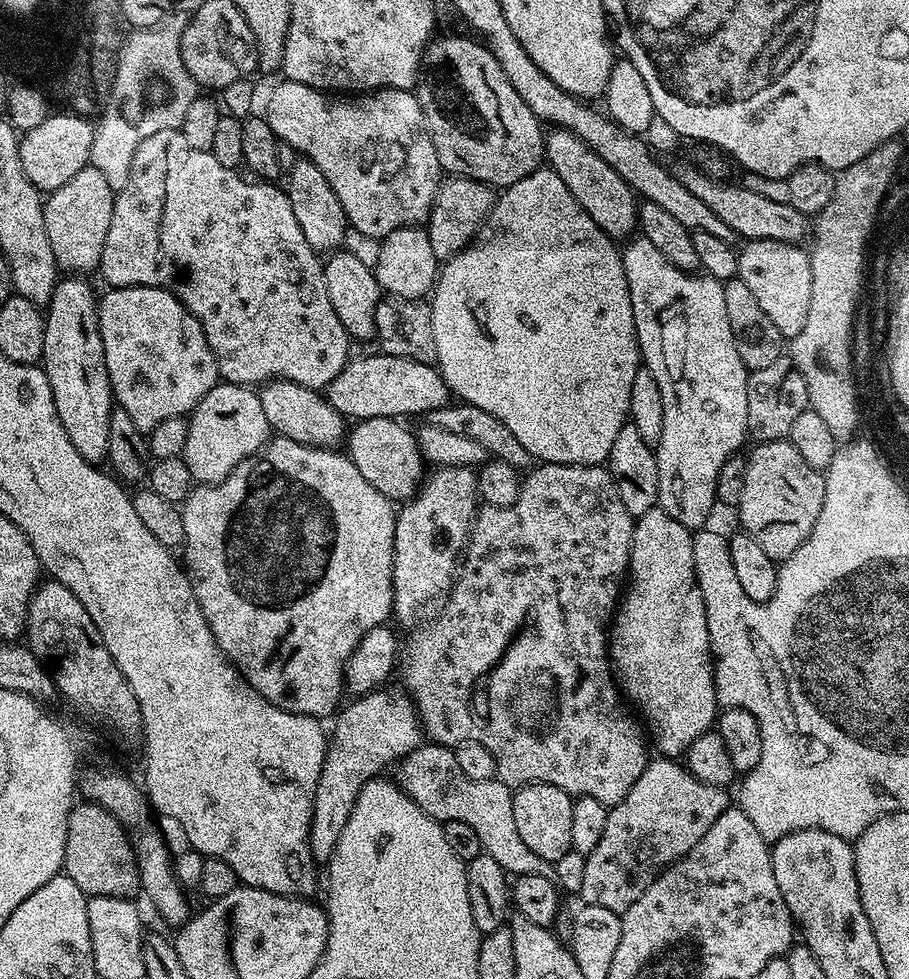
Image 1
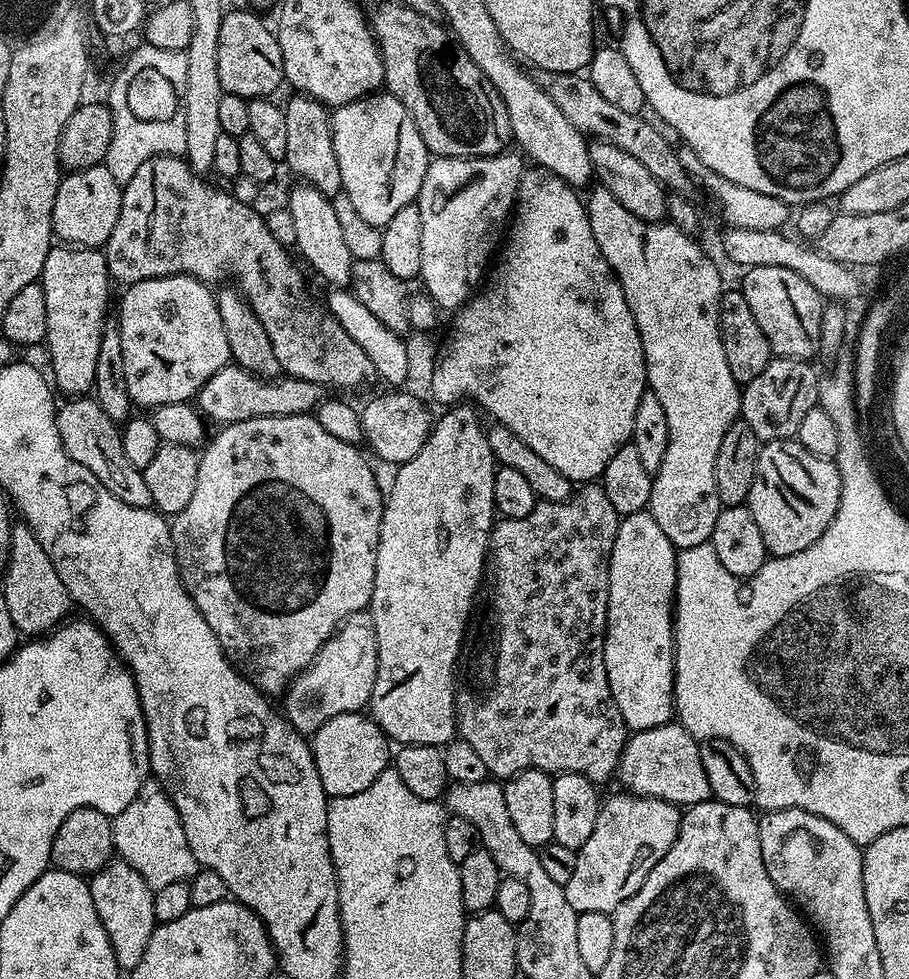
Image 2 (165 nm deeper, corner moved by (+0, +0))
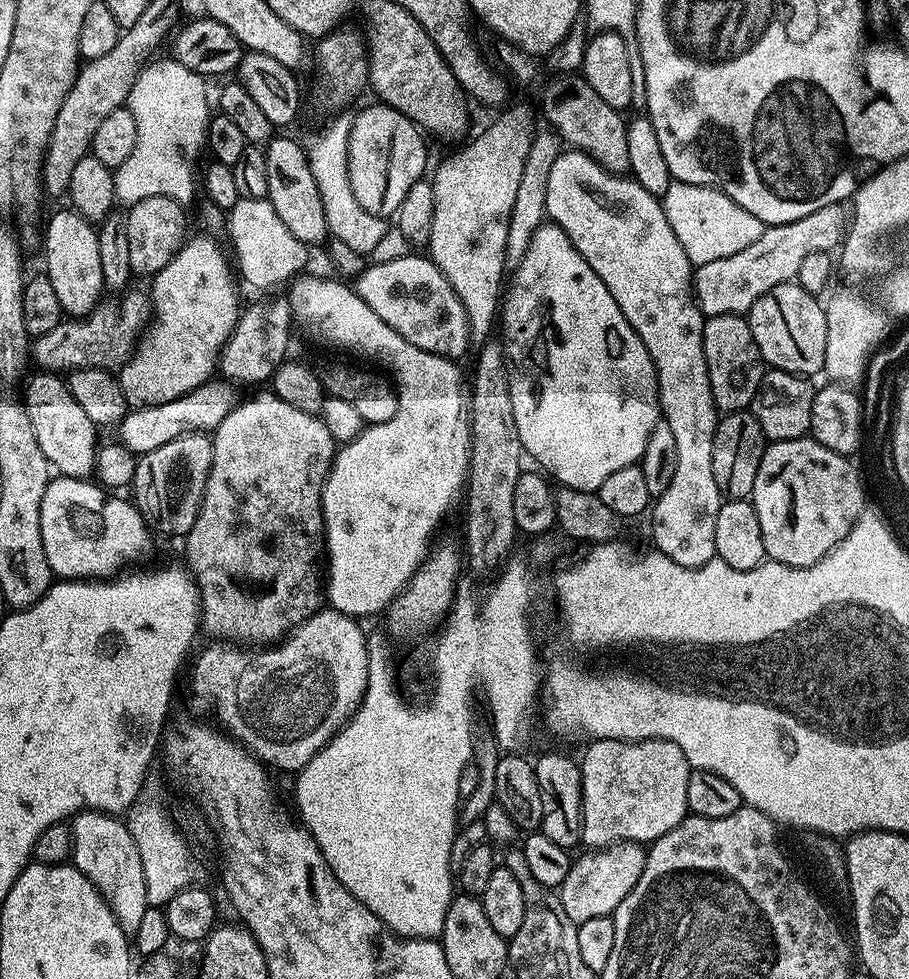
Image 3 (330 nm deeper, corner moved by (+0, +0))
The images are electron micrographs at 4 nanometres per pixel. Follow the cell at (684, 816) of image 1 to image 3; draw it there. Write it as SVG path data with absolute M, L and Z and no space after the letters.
M615 842L607 846L588 850L585 856L576 856L572 862L570 874L566 874L566 882L562 882L558 895L562 902L562 910L576 924L586 922L586 918L595 916L611 916L616 907L634 890L644 869L646 848L640 842Z

